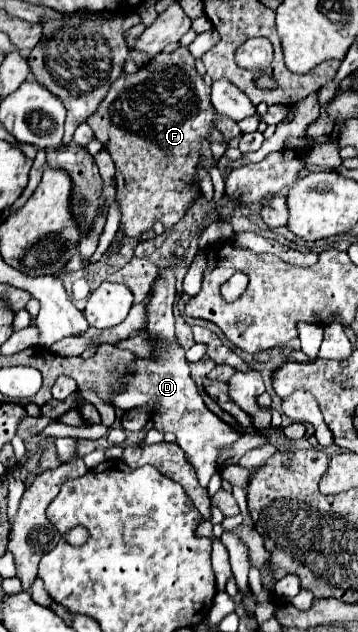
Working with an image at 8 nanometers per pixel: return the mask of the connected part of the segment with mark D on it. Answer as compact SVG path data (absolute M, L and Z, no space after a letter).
M164 270L160 274L160 282L156 282L156 290L152 292L152 302L148 304L148 334L156 338L156 358L154 360L138 360L134 368L134 376L128 380L128 388L122 394L116 394L112 398L112 404L122 410L130 410L136 406L154 404L152 422L154 428L164 432L172 432L176 436L176 442L182 446L182 450L188 454L188 460L192 466L196 466L198 480L202 486L208 486L210 478L220 470L218 456L222 448L230 448L240 436L242 430L232 428L224 420L220 420L214 412L210 412L196 388L196 382L190 376L188 360L184 358L184 350L176 344L174 336L174 314L172 306L176 300L176 288L174 288L174 272Z

